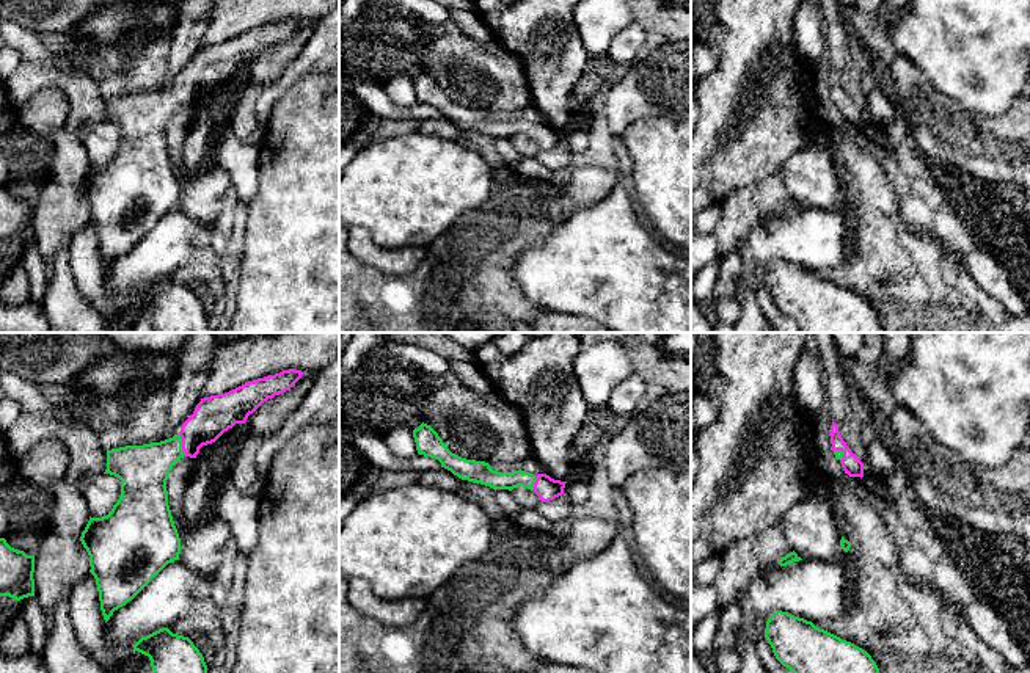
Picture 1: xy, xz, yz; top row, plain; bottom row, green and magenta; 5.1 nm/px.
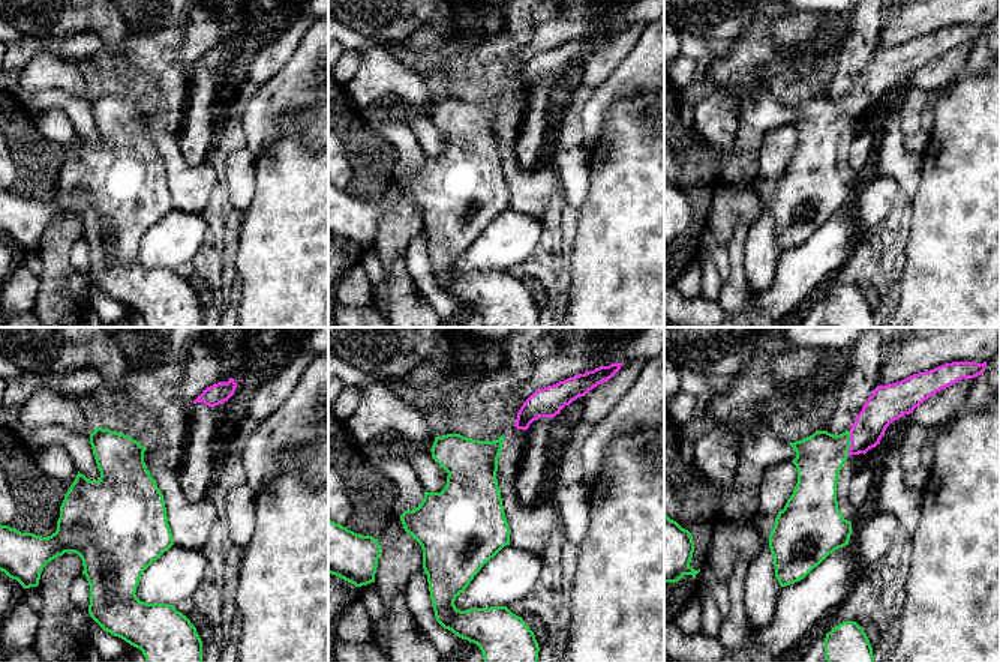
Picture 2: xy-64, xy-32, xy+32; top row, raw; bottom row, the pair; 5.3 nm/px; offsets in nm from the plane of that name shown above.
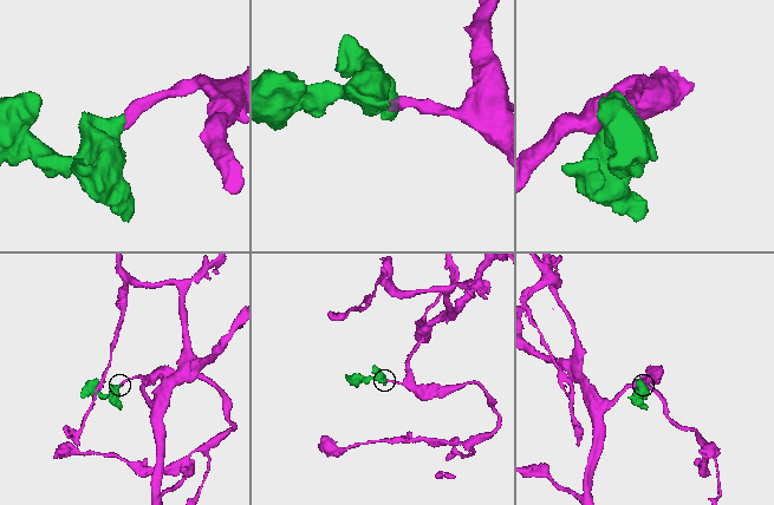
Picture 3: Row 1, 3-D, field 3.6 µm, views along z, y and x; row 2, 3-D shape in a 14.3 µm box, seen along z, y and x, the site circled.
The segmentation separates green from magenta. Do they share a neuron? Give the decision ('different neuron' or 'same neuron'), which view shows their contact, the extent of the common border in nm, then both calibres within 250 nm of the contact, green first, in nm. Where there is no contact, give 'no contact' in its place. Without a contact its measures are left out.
same neuron | xy | 120 nm | 260/200 nm

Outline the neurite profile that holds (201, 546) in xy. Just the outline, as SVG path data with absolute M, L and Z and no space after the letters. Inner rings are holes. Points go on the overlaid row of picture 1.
M179 513L176 516L181 538L179 560L204 577L212 577L231 541L226 522L214 518L207 524L188 524Z

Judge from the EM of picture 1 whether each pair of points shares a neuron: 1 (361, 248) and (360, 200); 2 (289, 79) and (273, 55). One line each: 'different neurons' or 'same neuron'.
1: different neurons
2: different neurons

